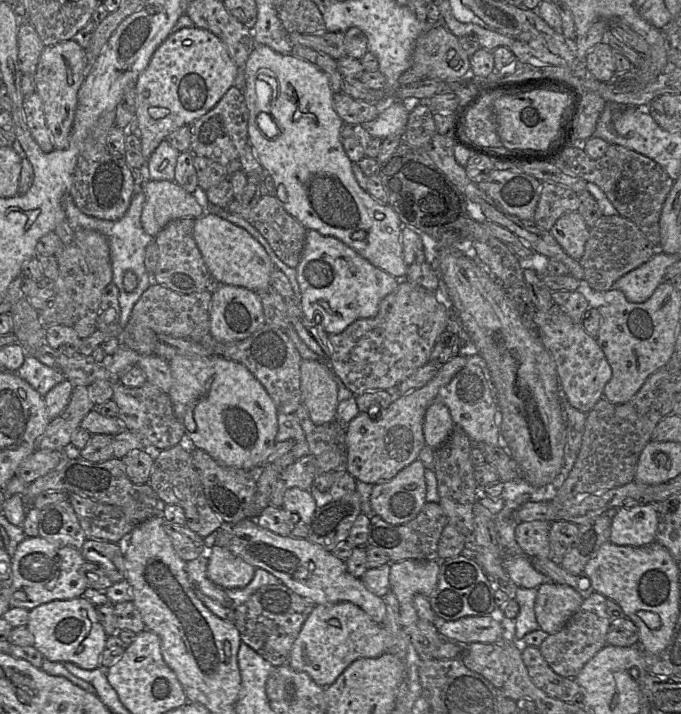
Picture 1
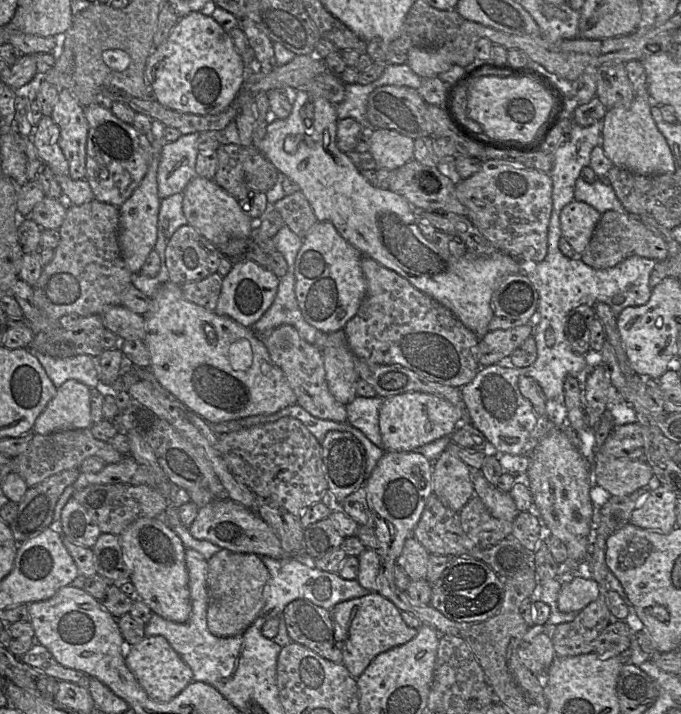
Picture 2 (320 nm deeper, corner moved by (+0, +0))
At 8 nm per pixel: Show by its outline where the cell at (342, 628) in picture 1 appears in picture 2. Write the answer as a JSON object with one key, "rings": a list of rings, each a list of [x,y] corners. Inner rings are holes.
{"rings":[[[377,592],[340,602],[333,607],[331,613],[342,631],[342,664],[352,677],[358,678],[377,655],[401,646],[417,635],[418,629],[407,626],[400,612],[391,601]]]}

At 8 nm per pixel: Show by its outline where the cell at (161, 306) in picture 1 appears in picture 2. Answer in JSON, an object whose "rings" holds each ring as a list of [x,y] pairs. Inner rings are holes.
{"rings":[[[216,272],[201,281],[184,283],[180,285],[183,297],[189,302],[214,311],[220,296],[223,278]]]}

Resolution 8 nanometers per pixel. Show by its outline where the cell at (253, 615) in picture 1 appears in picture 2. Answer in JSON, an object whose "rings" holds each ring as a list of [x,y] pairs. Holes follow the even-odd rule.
{"rings":[[[298,599],[283,610],[284,620],[291,641],[301,644],[323,658],[342,664],[342,631],[331,611]]]}

